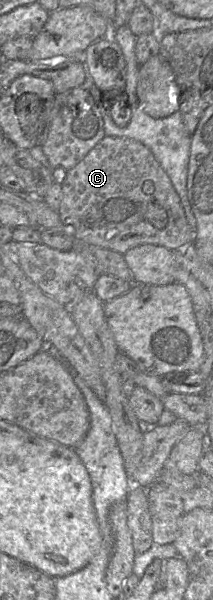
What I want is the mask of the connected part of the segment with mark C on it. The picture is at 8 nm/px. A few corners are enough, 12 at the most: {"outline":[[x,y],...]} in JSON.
{"outline":[[105,136],[66,171],[74,238],[125,254],[194,243],[170,178]]}

